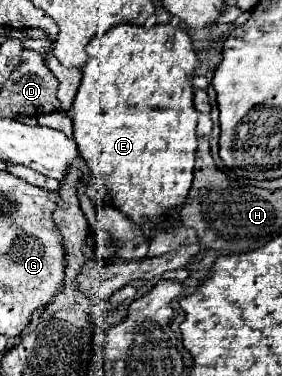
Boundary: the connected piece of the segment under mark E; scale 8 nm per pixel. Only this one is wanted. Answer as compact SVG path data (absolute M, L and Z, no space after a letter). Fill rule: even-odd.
M118 25L118 27L112 27L108 33L96 37L90 41L90 45L86 47L86 53L90 57L90 61L84 65L82 69L82 85L78 89L78 95L74 99L74 105L72 105L72 121L74 121L74 141L78 145L78 153L80 157L86 161L86 165L90 167L90 181L88 181L88 187L86 187L86 193L98 201L98 187L106 187L108 195L112 197L110 199L110 205L114 205L118 211L122 211L132 223L136 223L140 229L150 225L152 229L162 229L162 231L172 231L172 223L168 219L170 215L170 209L178 209L184 205L184 199L188 195L188 189L192 185L192 171L194 171L194 153L196 153L196 117L198 117L198 111L194 109L194 89L192 89L192 75L194 75L194 67L198 67L198 55L194 53L192 49L192 41L188 37L186 31L182 31L180 27L174 27L174 25L154 25L154 27L138 27L138 25ZM176 67L176 79L172 77L172 83L168 81L160 81L158 83L158 91L154 93L156 97L152 99L146 99L146 87L148 87L148 81L150 85L154 85L154 77L160 73L160 71L170 71Z

